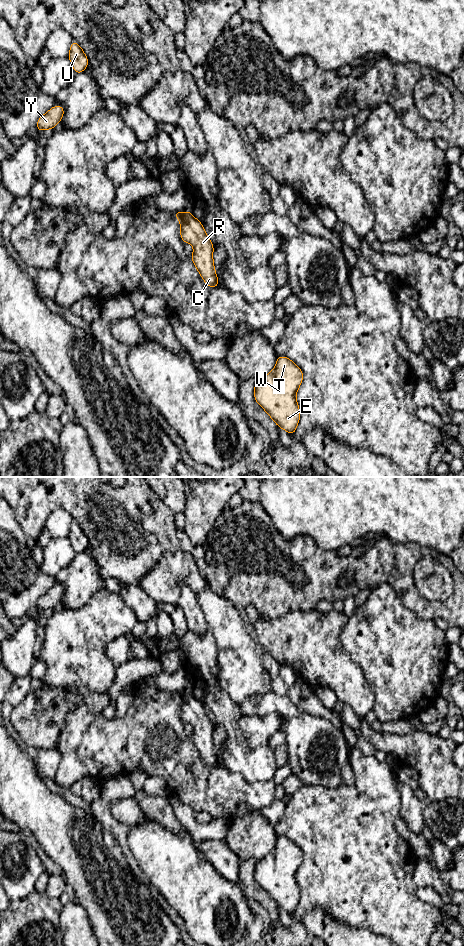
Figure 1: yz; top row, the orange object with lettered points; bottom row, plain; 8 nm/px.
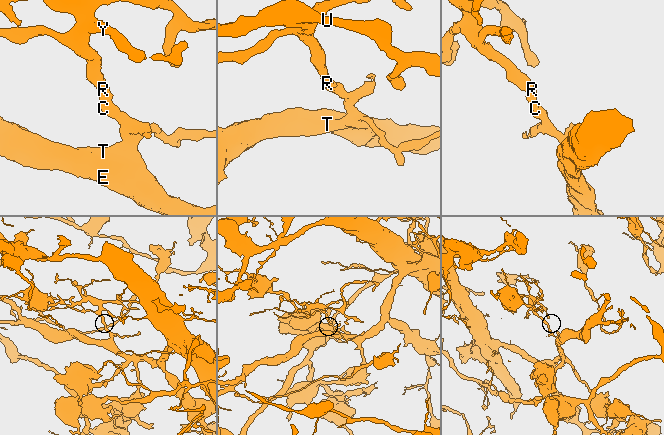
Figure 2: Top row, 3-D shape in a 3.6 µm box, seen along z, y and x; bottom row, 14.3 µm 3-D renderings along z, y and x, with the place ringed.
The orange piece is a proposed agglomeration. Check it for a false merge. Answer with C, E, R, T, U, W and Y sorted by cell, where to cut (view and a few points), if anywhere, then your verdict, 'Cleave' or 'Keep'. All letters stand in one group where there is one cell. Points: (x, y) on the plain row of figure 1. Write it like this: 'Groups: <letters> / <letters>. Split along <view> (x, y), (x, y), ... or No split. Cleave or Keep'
Groups: C E R T U W Y. No split. Keep

